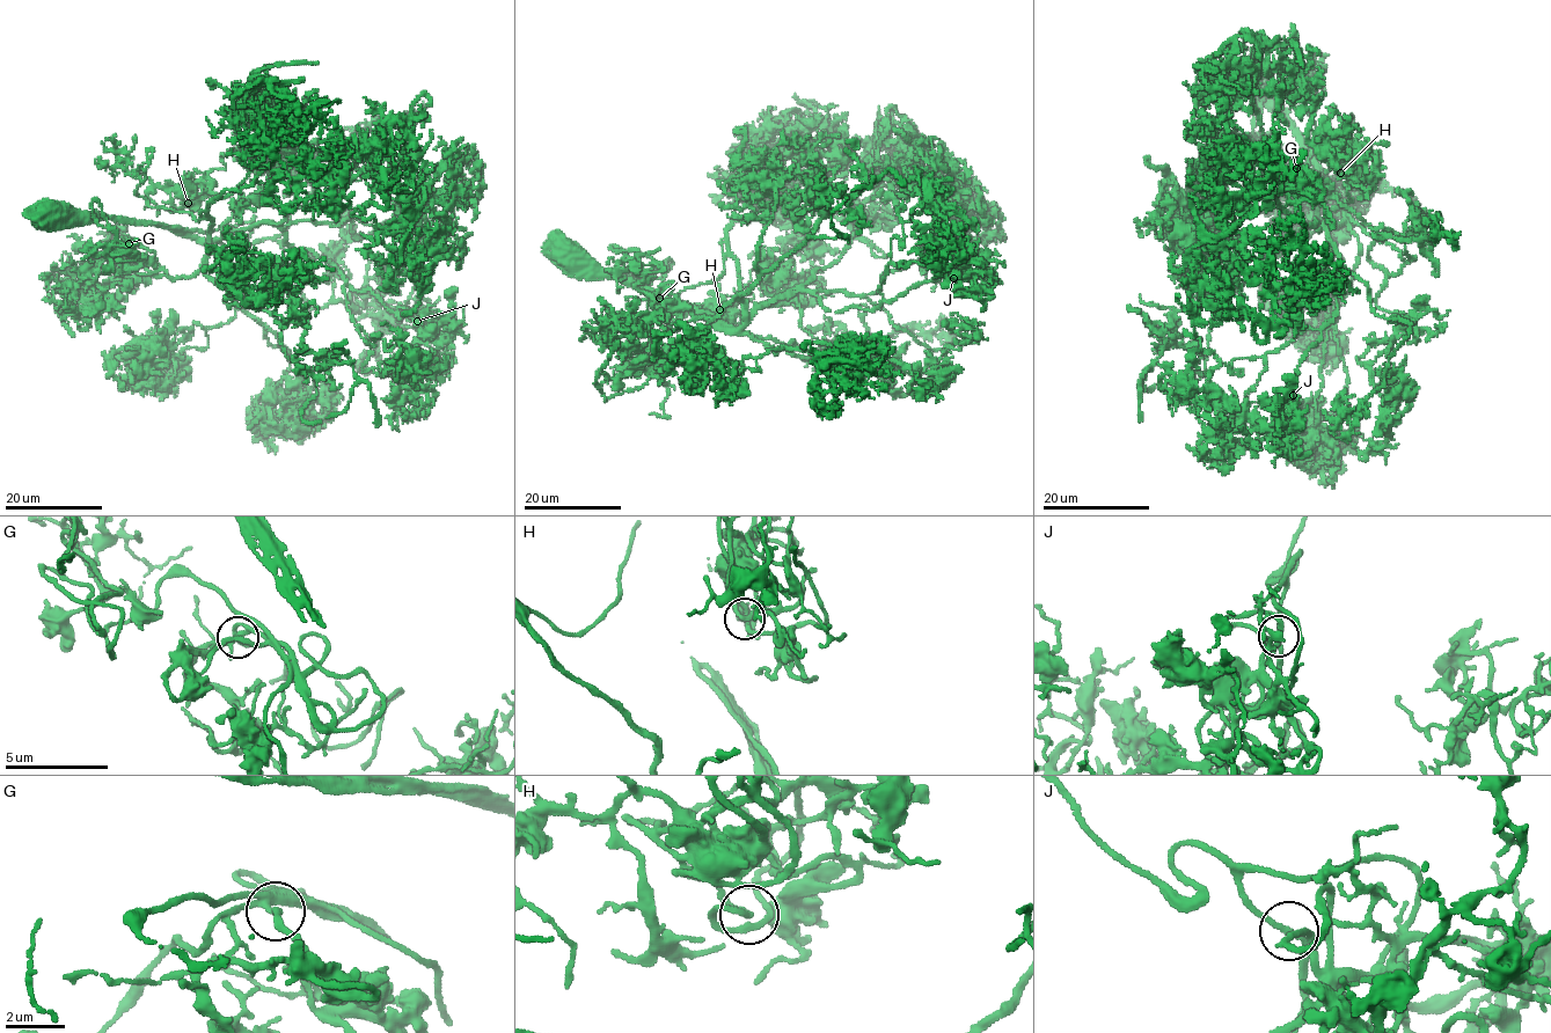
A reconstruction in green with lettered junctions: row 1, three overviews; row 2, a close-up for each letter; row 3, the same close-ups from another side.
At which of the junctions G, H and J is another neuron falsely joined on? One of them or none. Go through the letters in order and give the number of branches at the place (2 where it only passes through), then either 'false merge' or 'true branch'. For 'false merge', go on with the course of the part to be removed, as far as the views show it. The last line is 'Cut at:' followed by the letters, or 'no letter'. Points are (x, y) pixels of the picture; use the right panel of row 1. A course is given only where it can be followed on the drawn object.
G: 2 branches meet; true branch
H: 2 branches meet; true branch
J: 2 branches meet; true branch
Cut at: no letter

